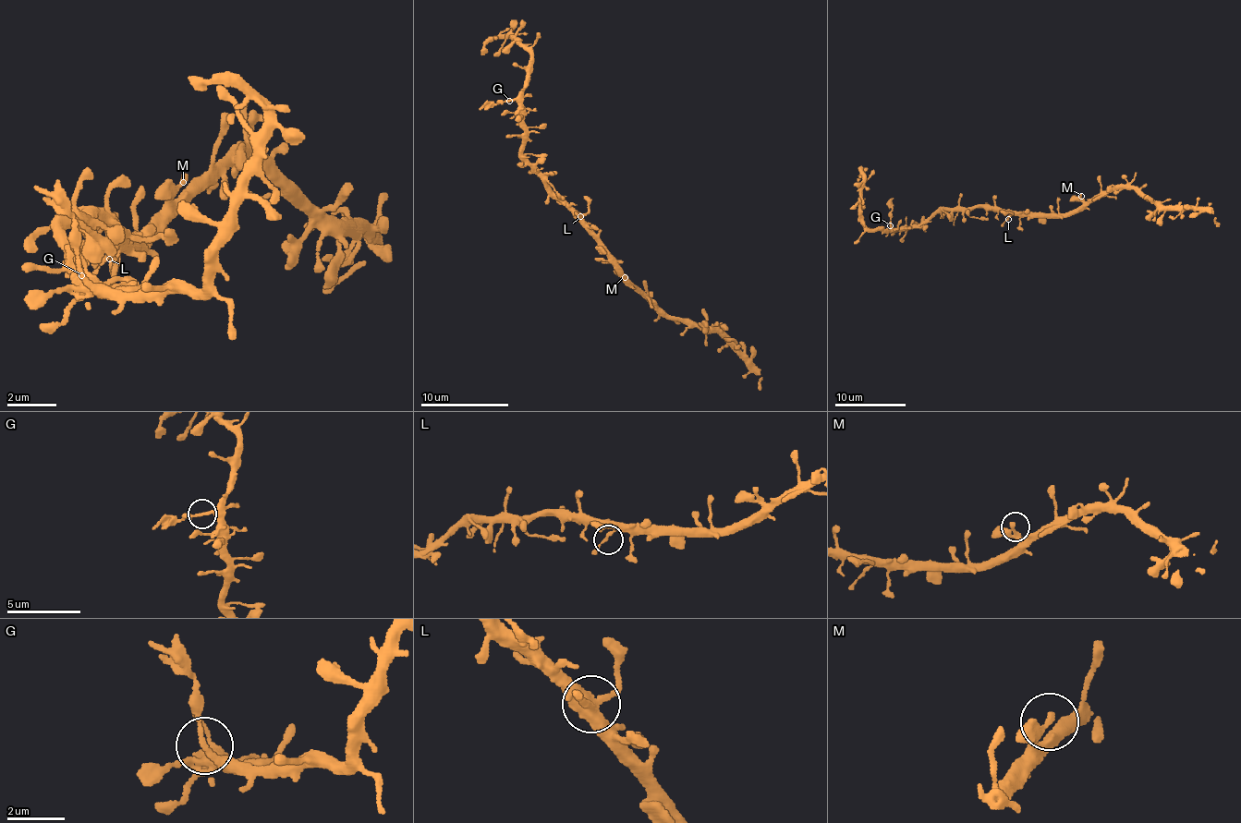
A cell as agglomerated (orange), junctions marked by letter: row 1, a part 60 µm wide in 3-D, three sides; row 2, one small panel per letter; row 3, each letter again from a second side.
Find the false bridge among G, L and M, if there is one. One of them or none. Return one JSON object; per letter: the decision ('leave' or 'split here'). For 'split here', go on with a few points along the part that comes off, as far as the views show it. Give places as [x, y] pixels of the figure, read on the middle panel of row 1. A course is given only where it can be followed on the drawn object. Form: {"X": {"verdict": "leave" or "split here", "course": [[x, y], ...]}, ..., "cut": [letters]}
{"G": {"verdict": "split here", "course": [[509, 101], [479, 110]]}, "L": {"verdict": "leave"}, "M": {"verdict": "leave"}, "cut": ["G"]}

